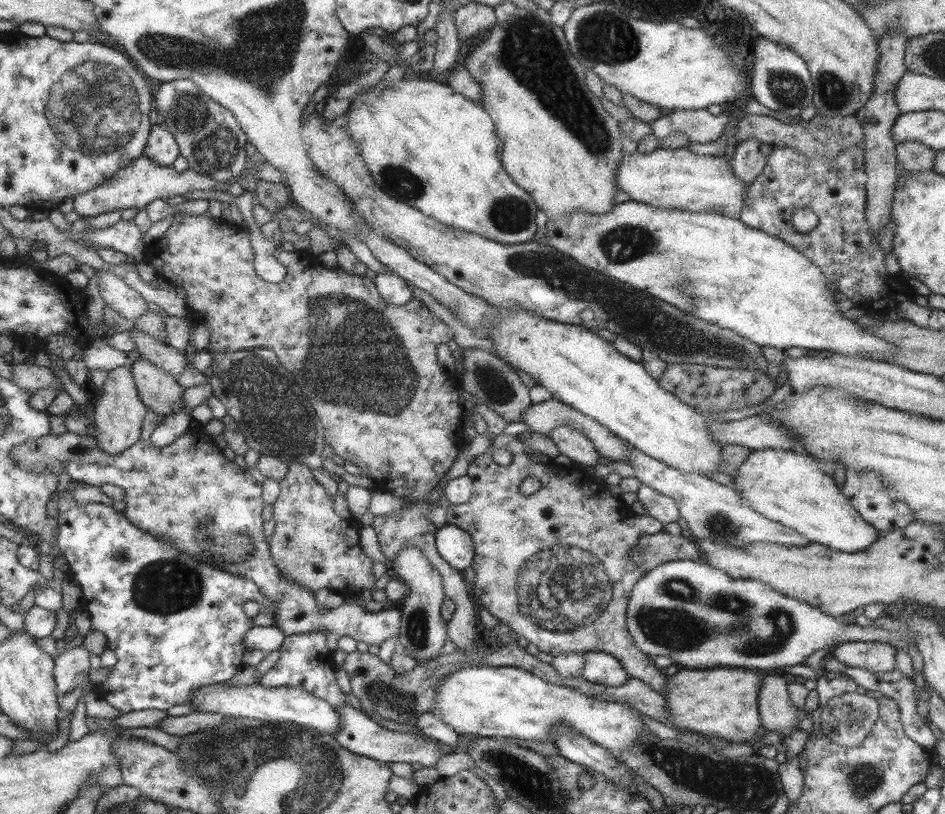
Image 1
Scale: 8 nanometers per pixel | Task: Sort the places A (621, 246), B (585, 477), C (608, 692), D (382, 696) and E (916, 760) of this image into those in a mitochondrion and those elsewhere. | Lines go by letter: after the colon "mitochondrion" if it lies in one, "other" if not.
A: mitochondrion
B: other
C: other
D: mitochondrion
E: other

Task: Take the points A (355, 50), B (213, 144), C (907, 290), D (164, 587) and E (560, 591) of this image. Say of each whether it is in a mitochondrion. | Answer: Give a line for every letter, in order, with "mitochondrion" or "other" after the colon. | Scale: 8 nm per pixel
A: other
B: mitochondrion
C: other
D: mitochondrion
E: mitochondrion

